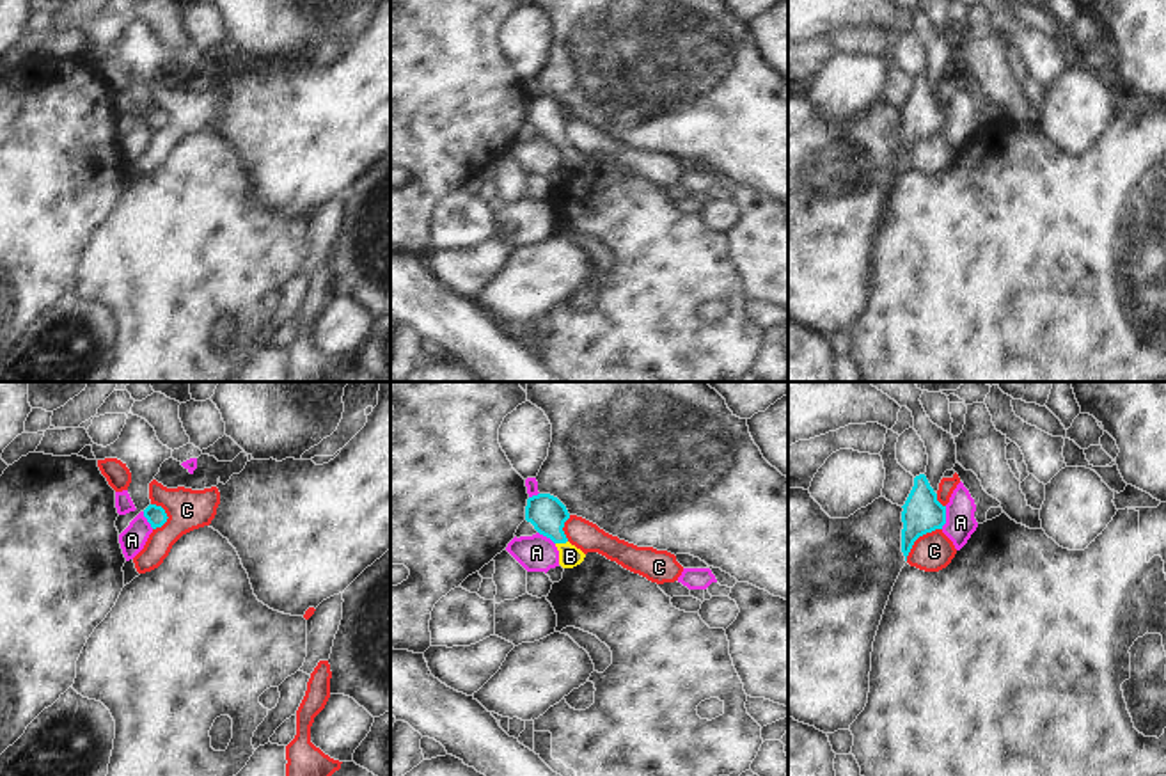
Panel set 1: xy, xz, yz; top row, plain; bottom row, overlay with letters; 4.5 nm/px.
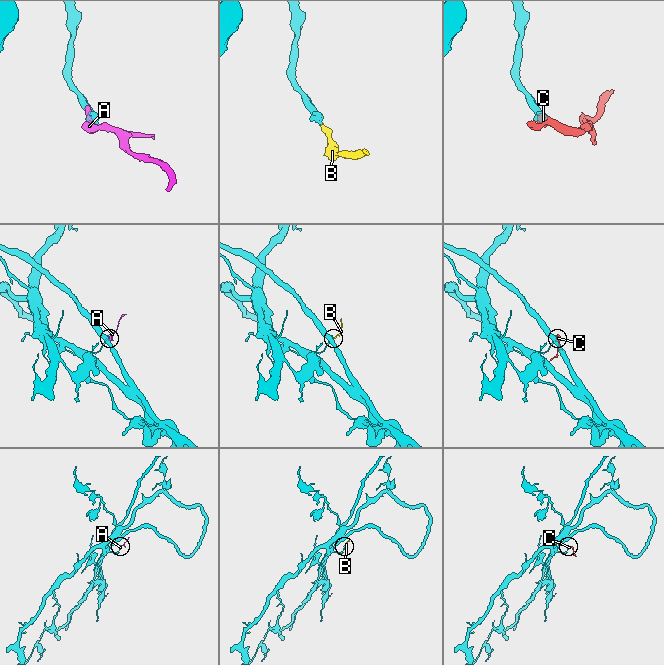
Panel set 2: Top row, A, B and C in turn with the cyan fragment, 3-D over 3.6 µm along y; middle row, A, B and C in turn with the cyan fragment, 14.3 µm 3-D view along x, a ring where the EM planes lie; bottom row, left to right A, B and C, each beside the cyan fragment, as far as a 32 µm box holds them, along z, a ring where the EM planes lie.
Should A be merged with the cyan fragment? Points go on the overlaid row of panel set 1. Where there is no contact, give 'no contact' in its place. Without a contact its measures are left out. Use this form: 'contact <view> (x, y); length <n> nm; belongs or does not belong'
contact yz (945, 517); length 110 nm; does not belong

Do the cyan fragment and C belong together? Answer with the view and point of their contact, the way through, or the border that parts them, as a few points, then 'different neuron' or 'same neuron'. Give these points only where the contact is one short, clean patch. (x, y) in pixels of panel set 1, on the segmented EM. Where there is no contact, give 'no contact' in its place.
yz (918, 537) | along yz (941, 528), (923, 533), (906, 560) | different neuron

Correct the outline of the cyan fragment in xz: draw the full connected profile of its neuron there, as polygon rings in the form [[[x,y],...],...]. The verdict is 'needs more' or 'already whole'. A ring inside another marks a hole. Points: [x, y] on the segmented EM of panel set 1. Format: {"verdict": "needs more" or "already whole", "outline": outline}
{"verdict": "needs more", "outline": [[[538,494],[527,499],[525,520],[534,529],[550,538],[559,550],[559,565],[563,568],[573,568],[580,565],[586,554],[571,545],[563,531],[564,522],[570,519],[566,506],[550,494]]]}

